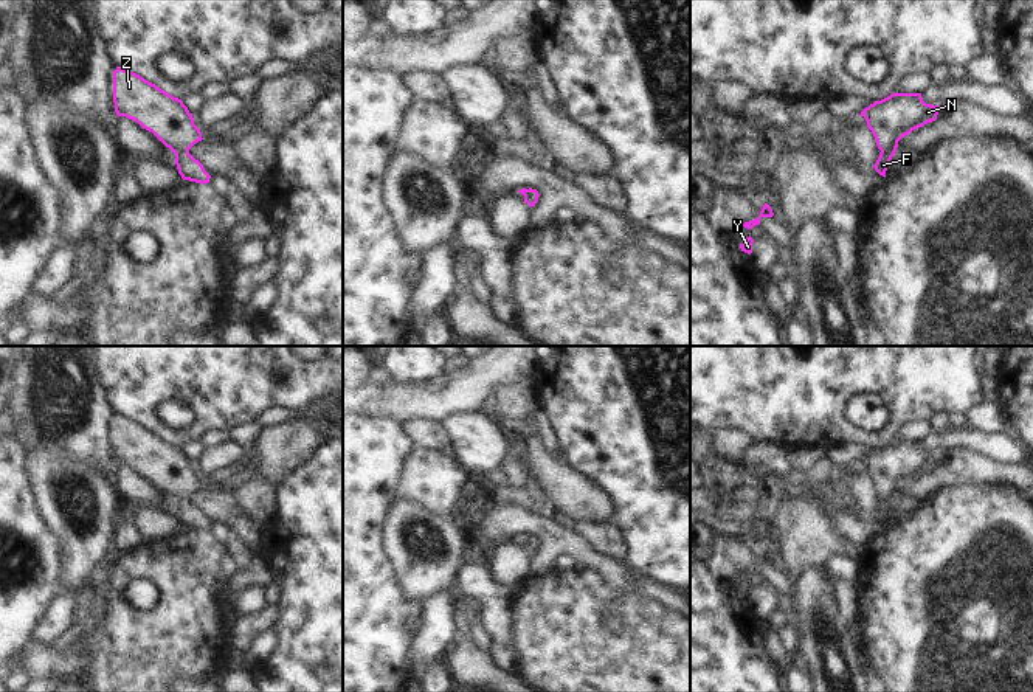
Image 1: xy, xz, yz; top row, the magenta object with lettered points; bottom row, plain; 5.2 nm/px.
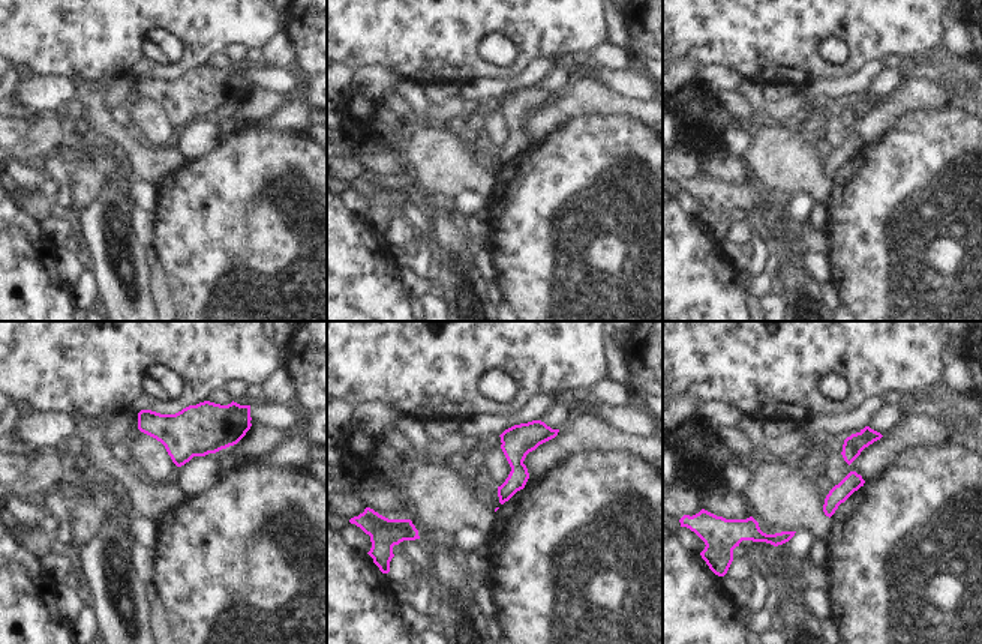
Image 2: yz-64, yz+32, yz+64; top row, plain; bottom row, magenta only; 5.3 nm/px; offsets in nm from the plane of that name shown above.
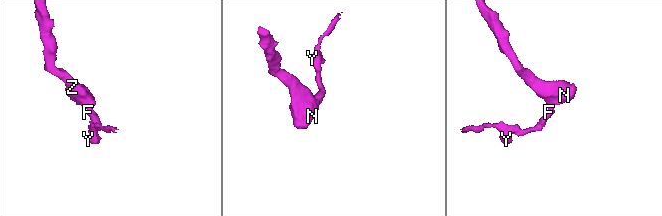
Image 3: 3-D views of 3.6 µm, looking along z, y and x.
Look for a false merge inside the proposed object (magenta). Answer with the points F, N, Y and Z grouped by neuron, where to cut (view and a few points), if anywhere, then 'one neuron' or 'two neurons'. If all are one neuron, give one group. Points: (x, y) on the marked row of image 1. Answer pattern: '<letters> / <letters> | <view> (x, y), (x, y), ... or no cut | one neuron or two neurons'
F N Y Z | no cut | one neuron

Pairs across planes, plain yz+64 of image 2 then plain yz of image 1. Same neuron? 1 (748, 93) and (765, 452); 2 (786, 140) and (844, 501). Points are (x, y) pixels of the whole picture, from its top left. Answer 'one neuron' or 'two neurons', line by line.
1: one neuron
2: one neuron

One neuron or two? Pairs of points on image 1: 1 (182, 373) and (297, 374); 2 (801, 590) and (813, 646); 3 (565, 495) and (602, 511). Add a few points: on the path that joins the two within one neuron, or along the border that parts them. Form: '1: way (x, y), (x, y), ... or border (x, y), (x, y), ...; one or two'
1: way (210, 365), (269, 365); one
2: way (811, 604), (811, 632); one
3: way (574, 495), (593, 503); one

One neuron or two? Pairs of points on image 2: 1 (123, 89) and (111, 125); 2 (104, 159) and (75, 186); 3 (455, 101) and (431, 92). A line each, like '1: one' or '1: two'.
1: two
2: one
3: one

